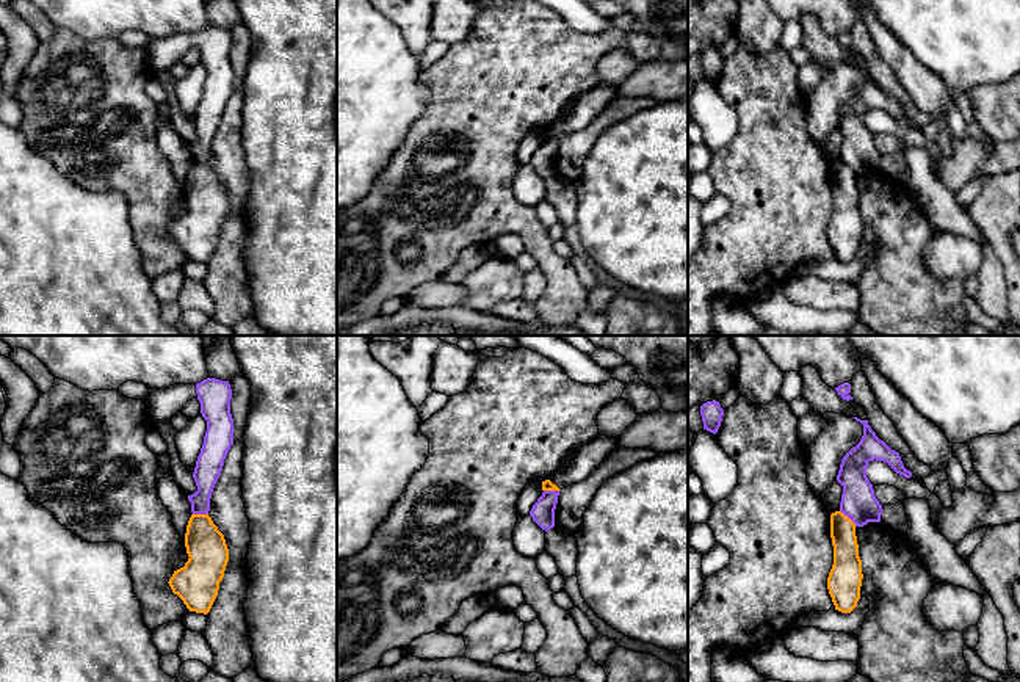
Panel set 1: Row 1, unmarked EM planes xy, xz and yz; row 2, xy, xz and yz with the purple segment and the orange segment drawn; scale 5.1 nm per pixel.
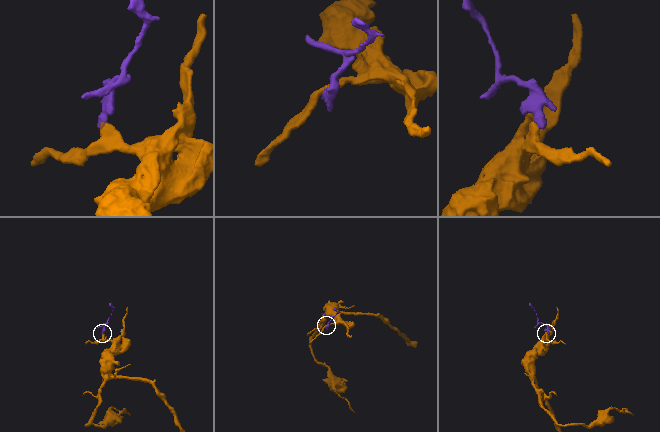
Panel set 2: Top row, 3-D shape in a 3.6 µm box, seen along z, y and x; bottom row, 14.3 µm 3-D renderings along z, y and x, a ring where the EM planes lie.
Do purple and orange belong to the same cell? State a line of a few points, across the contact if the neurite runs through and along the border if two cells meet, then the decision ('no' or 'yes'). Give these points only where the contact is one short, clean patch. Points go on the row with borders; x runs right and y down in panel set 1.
line yz (840, 510), (856, 526); no

